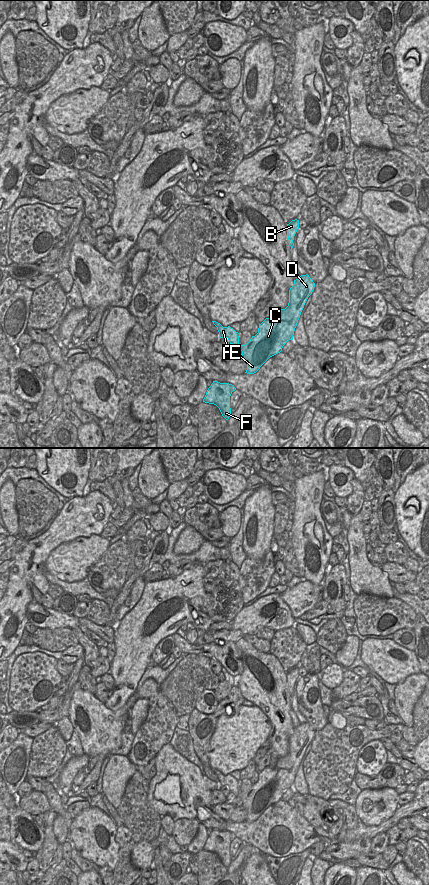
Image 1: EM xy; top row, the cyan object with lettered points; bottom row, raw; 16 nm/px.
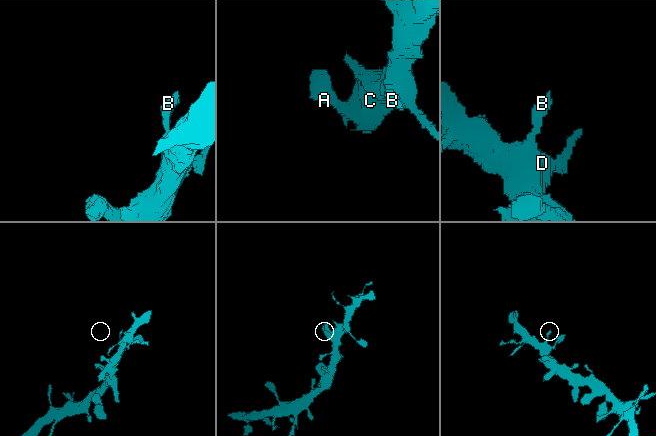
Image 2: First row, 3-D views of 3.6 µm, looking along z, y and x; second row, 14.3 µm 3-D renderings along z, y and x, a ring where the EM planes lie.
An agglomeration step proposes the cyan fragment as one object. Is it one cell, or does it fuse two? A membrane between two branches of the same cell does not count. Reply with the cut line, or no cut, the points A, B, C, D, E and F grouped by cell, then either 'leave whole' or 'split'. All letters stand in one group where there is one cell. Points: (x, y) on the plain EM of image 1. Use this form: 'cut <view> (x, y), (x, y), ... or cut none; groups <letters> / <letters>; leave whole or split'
cut none; groups A B C D E F; leave whole

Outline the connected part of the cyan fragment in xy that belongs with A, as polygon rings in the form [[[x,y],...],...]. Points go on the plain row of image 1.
[[[308,722],[294,728],[289,738],[289,751],[285,757],[278,757],[276,767],[266,766],[259,772],[258,781],[252,784],[246,793],[239,792],[240,781],[230,774],[223,775],[212,769],[217,775],[219,786],[227,786],[230,792],[242,799],[242,806],[247,811],[245,821],[254,822],[272,804],[280,801],[289,788],[293,788],[295,776],[308,745],[312,742],[315,731]]]

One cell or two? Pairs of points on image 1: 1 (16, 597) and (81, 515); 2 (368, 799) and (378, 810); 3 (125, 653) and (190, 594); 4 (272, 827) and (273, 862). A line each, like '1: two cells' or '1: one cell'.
1: one cell
2: one cell
3: one cell
4: two cells

